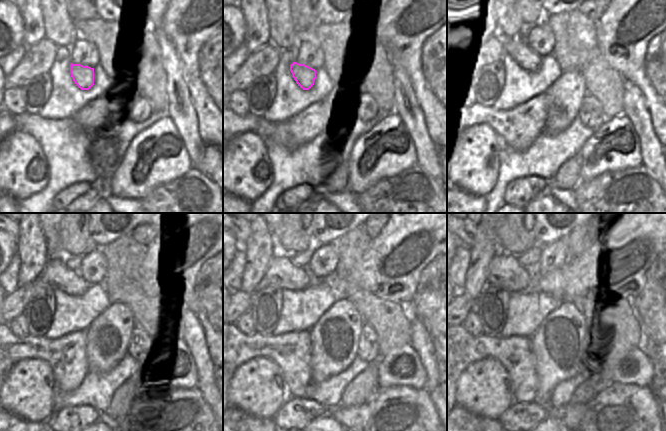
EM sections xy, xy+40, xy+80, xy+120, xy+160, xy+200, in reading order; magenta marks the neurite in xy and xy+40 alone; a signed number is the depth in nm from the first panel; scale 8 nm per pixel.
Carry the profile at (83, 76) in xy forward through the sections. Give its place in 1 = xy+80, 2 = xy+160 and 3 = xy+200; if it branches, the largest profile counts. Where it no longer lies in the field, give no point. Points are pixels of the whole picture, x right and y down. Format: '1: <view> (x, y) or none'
1: xy+80 (521, 53)
2: xy+160 (281, 272)
3: xy+200 (505, 271)

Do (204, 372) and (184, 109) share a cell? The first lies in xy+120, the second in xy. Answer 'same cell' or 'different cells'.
same cell

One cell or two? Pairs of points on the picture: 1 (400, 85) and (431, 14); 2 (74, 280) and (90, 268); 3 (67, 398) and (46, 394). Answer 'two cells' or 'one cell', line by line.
1: two cells
2: two cells
3: two cells

